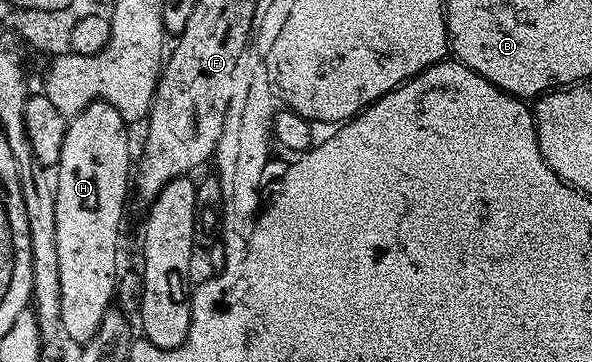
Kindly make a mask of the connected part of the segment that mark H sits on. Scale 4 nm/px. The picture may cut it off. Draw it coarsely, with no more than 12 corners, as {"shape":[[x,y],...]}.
{"shape":[[108,104],[67,125],[57,165],[61,328],[112,311],[133,180]]}

